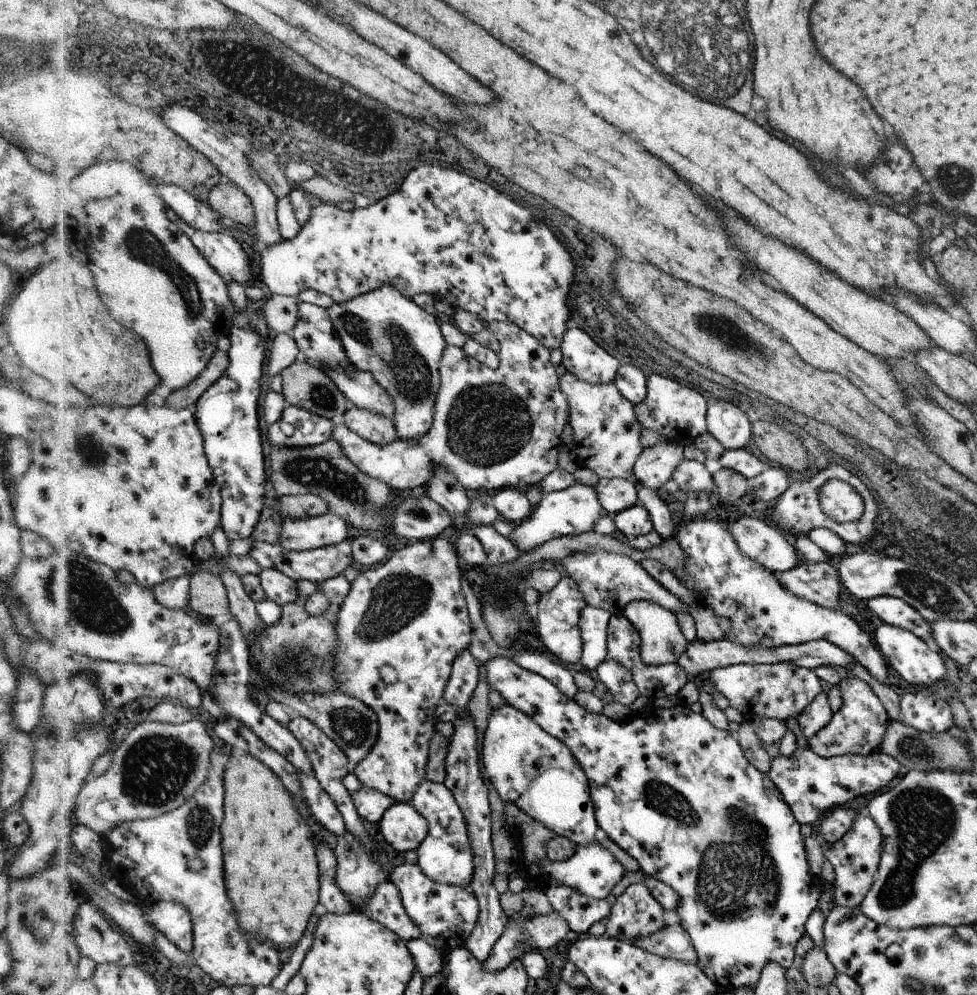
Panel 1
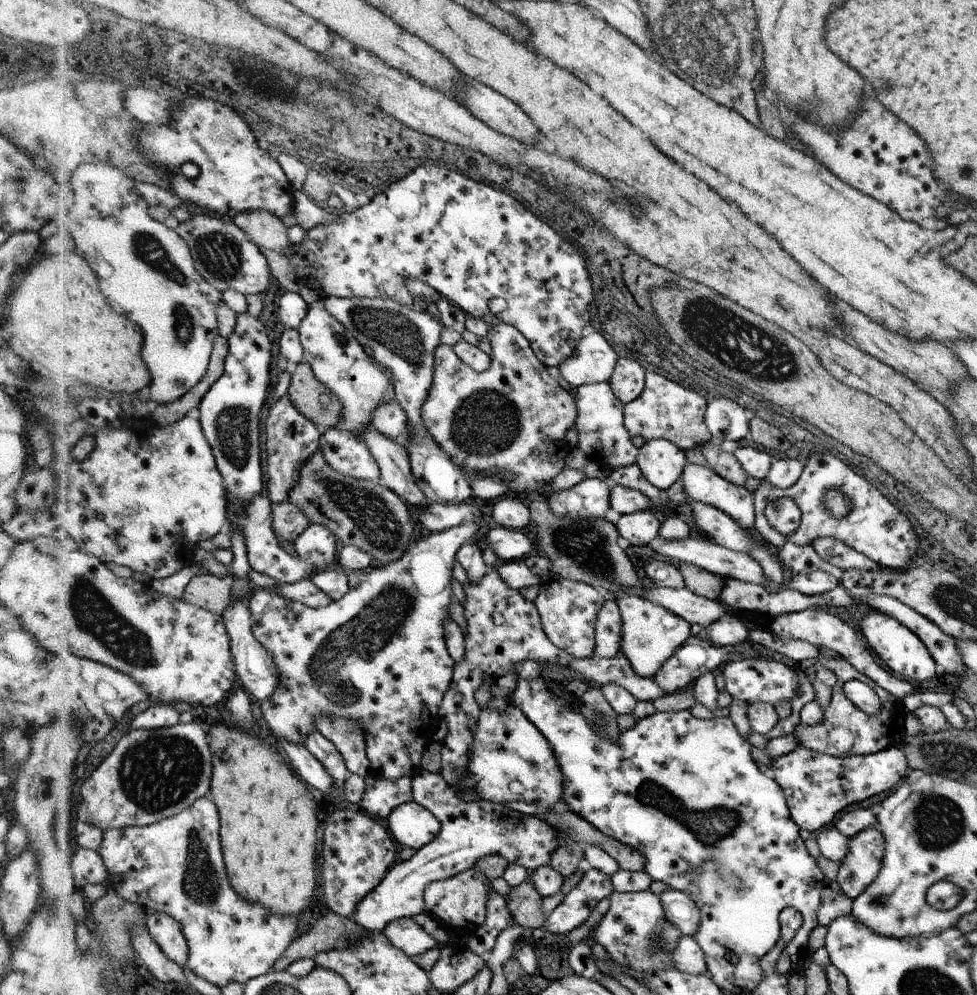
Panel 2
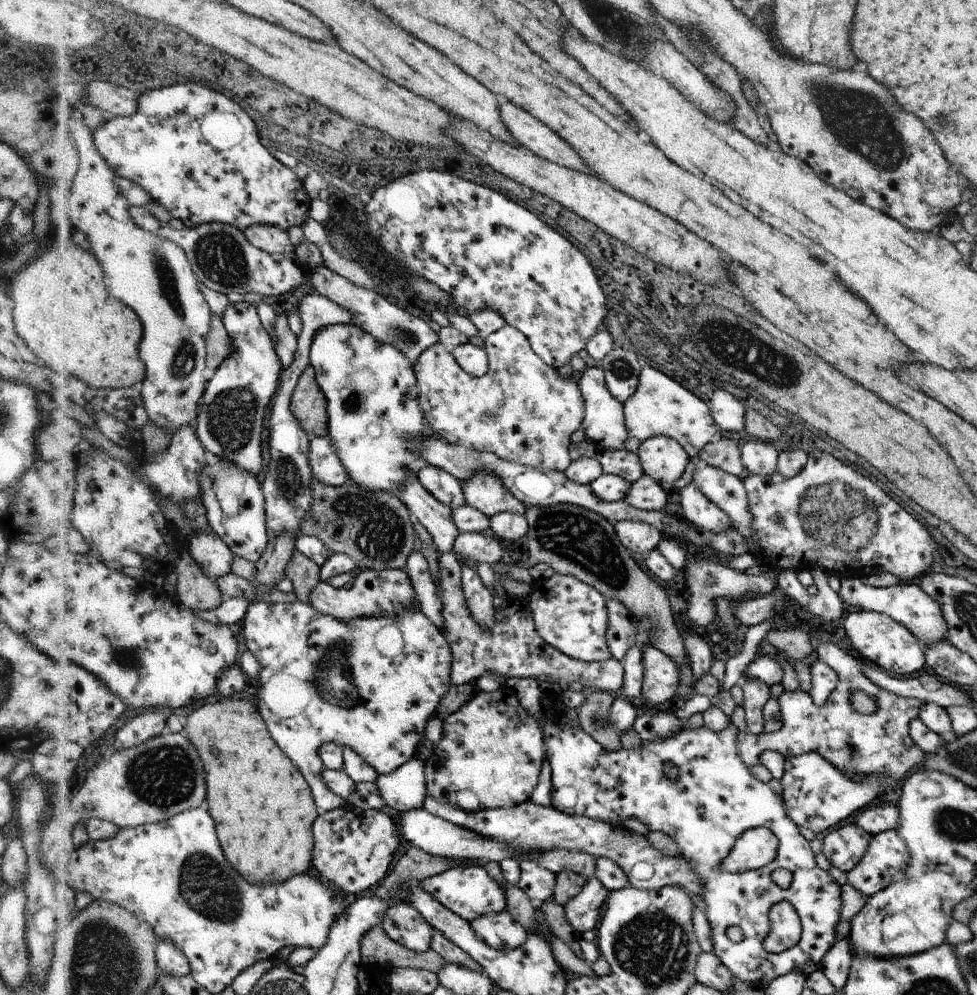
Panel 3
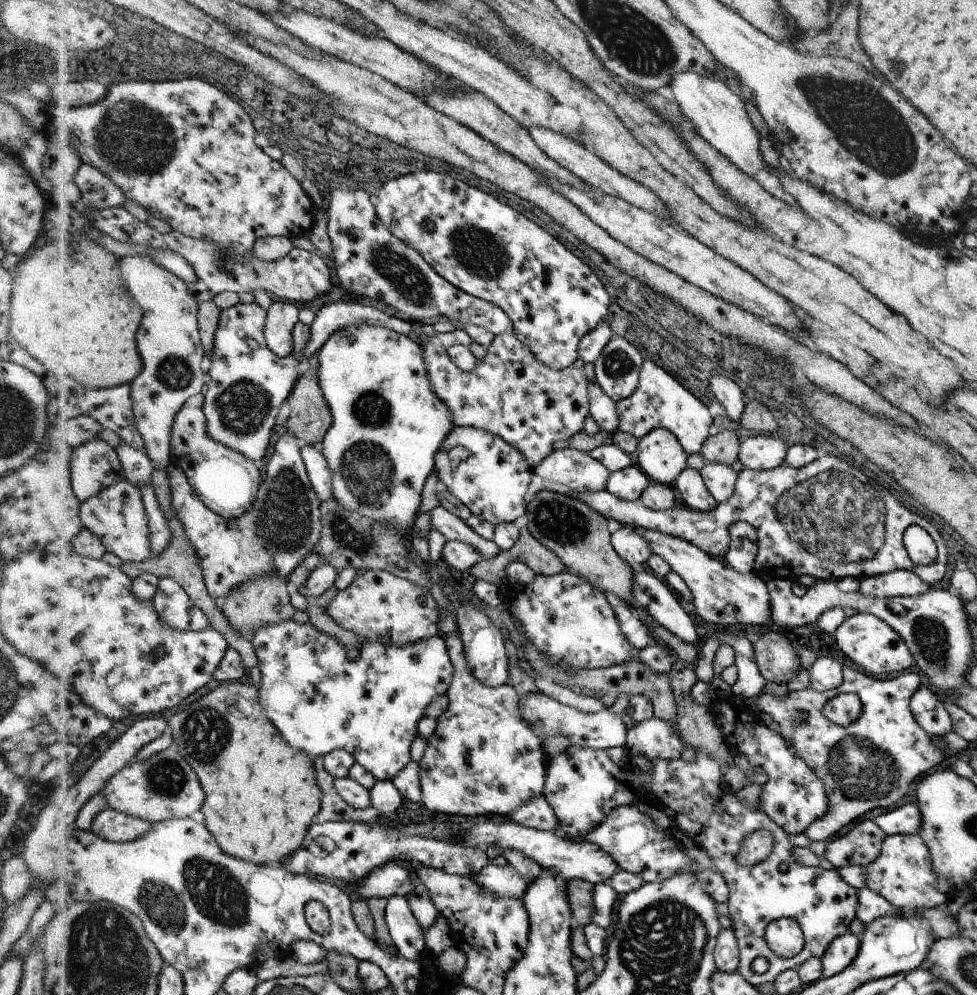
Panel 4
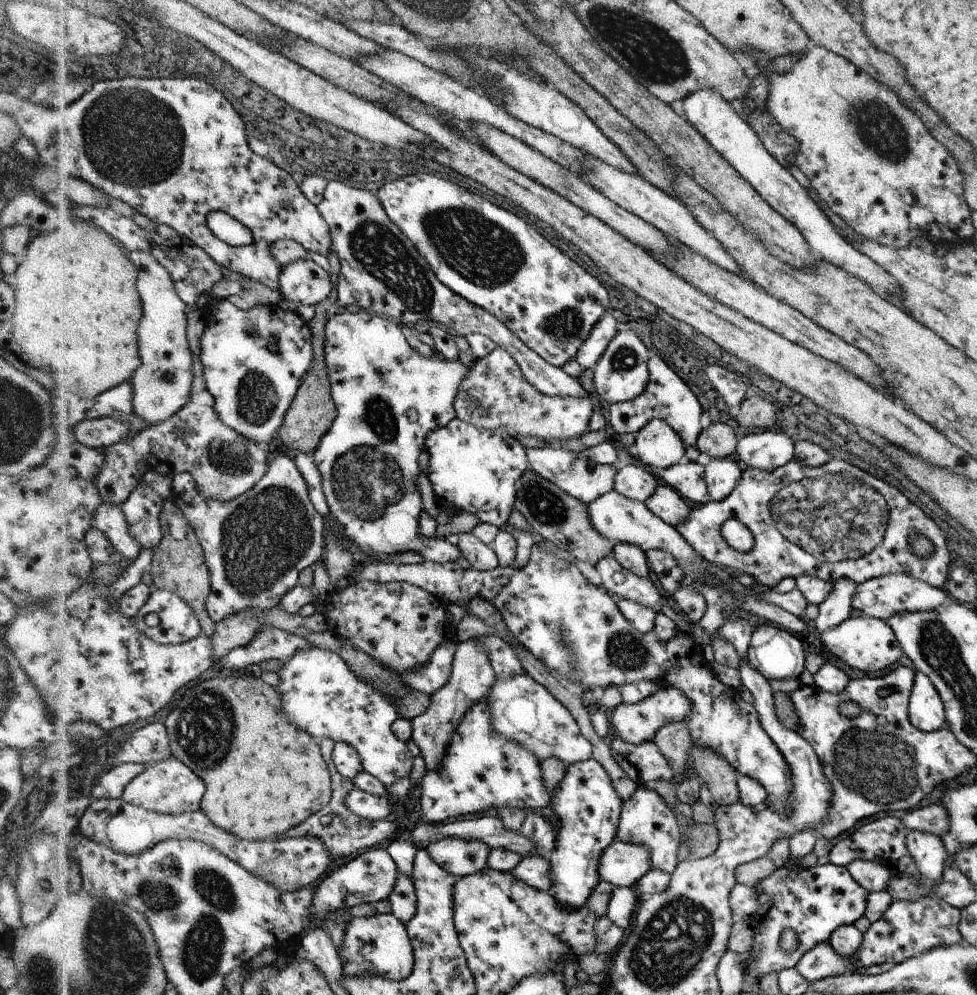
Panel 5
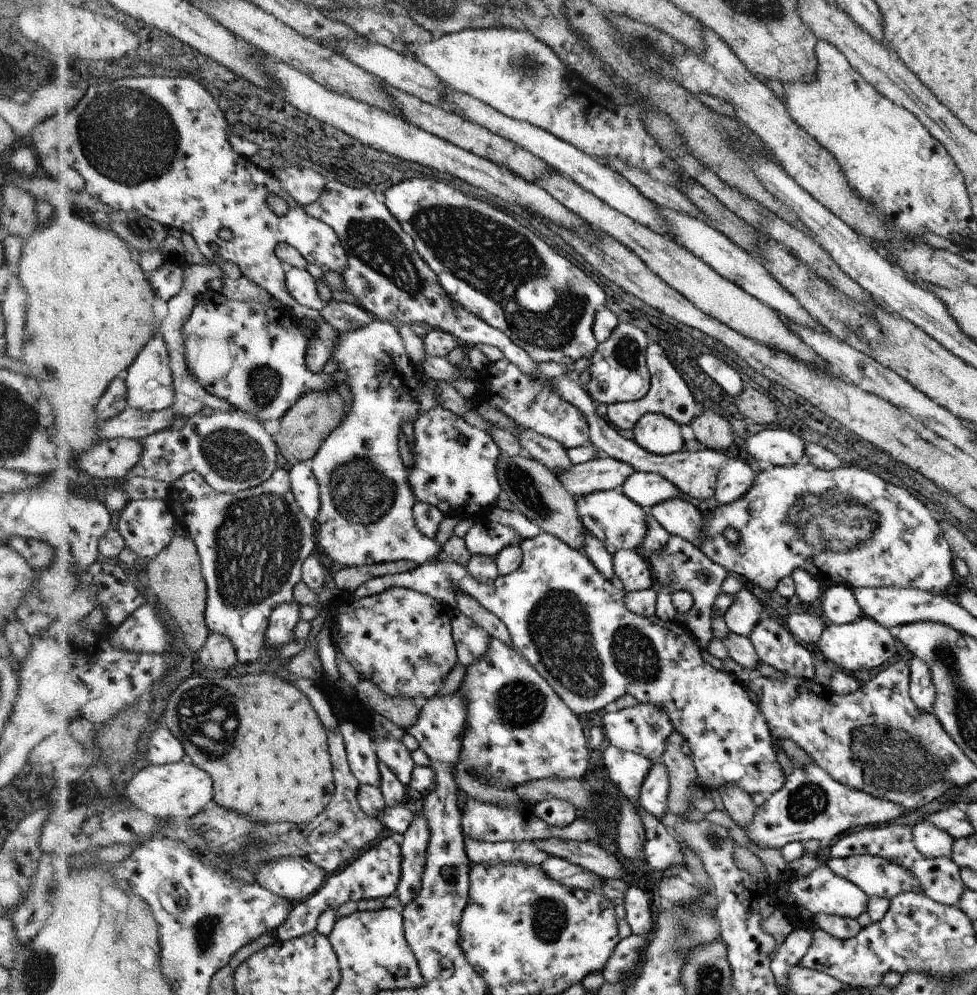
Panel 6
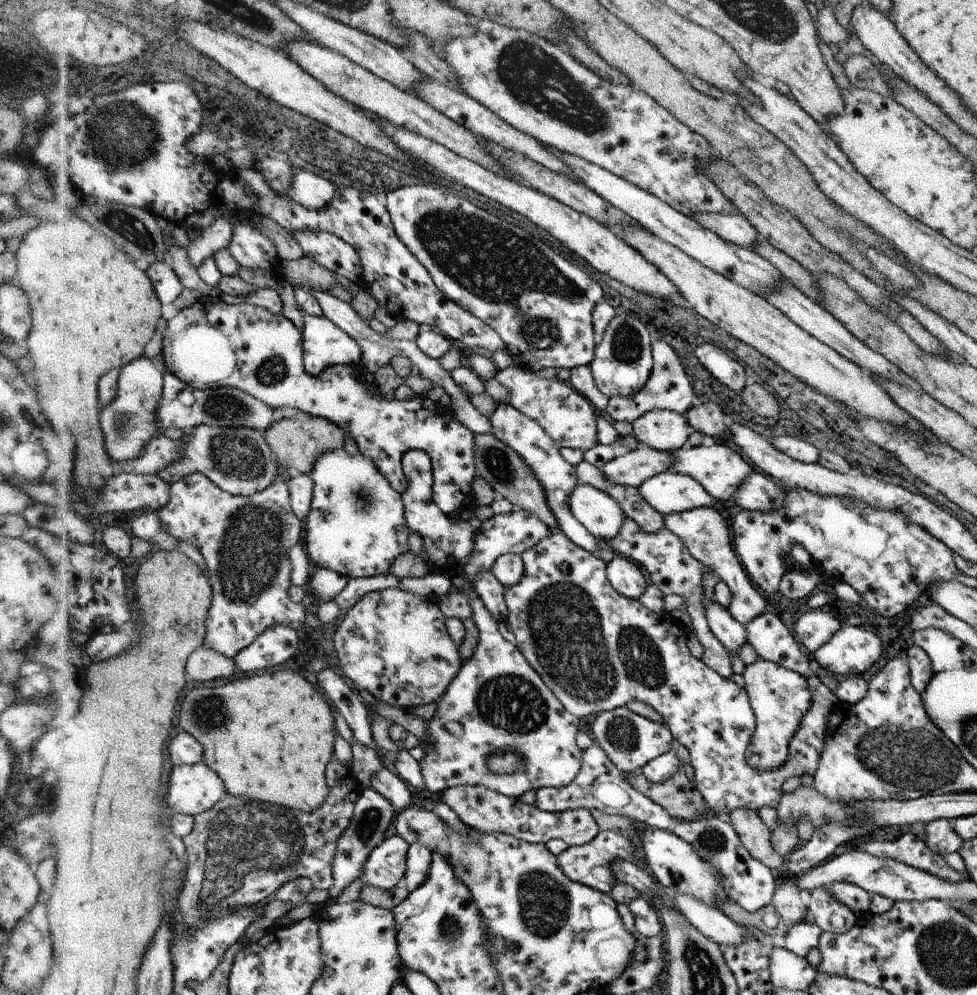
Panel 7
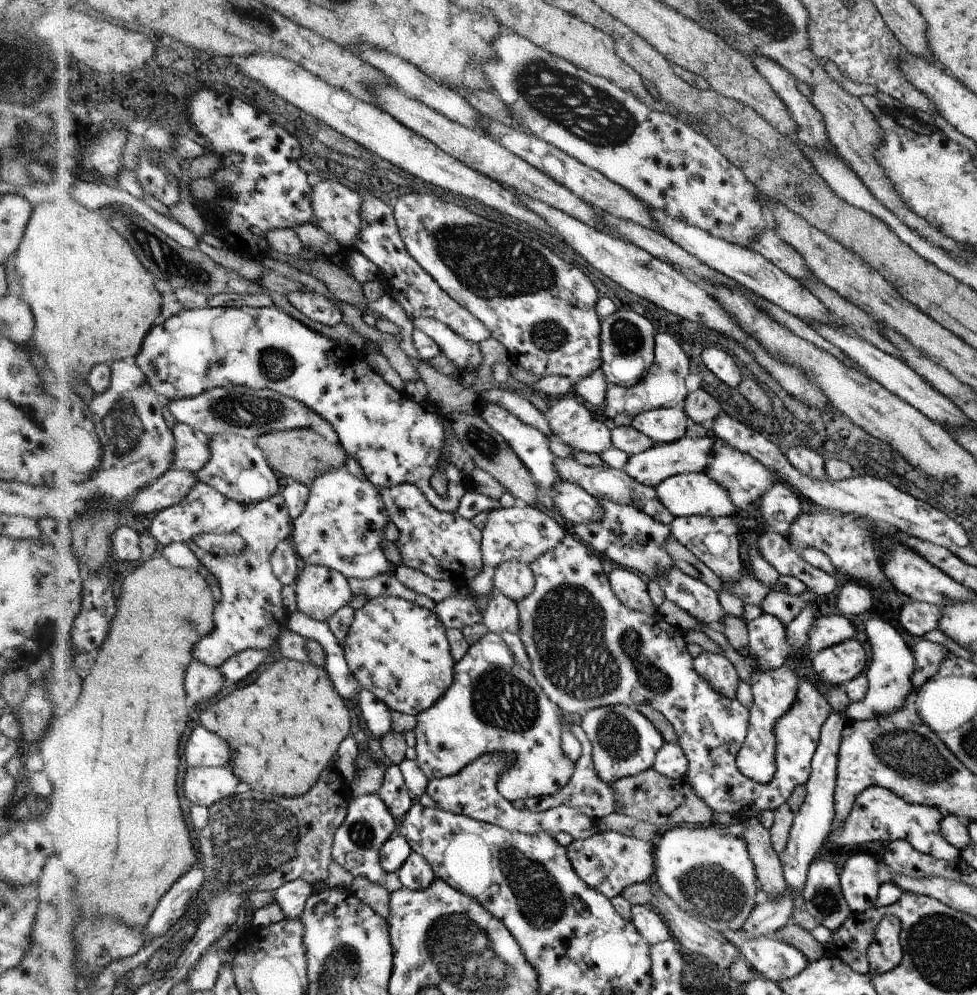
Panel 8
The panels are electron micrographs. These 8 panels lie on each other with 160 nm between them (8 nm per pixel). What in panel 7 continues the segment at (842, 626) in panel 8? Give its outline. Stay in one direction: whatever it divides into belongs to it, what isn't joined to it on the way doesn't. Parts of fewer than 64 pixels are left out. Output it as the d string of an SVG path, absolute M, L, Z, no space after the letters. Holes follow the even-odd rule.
M810 610L794 624L794 635L798 636L802 645L814 653L832 638L834 632L840 630L842 624L829 612Z

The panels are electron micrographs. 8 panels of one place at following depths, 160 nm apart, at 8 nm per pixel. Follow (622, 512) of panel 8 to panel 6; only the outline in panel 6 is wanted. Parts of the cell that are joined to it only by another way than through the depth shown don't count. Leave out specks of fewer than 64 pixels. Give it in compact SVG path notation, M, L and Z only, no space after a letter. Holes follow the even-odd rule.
M670 535L667 543L657 555L655 552L647 551L642 546L642 543L635 550L644 556L646 560L649 558L647 561L651 562L657 581L662 584L660 592L664 592L670 596L679 590L684 590L684 592L692 594L693 605L687 612L684 622L694 632L694 638L698 640L698 646L706 650L708 644L714 638L711 623L713 608L710 608L710 606L714 606L714 601L721 594L720 585L728 576L728 572L723 566L712 562L698 547L676 535Z

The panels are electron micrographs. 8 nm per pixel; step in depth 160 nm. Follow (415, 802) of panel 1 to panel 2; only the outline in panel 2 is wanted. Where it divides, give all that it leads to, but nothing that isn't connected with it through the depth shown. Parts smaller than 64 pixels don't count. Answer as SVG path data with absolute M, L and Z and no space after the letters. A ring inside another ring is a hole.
M420 768L414 774L413 800L424 808L429 809L441 821L441 831L432 842L429 842L425 847L419 848L409 860L392 866L382 879L382 882L374 890L366 894L356 905L352 920L370 933L382 933L383 928L388 926L389 923L404 917L415 917L424 912L424 890L430 883L449 879L451 876L461 874L466 869L476 867L475 862L483 856L498 855L505 858L510 864L519 864L527 870L535 870L538 867L548 865L552 859L553 852L563 844L559 837L559 832L554 831L555 828L553 826L550 826L538 816L520 813L504 803L484 803L482 800L465 801L443 779L440 772L431 773L424 768Z

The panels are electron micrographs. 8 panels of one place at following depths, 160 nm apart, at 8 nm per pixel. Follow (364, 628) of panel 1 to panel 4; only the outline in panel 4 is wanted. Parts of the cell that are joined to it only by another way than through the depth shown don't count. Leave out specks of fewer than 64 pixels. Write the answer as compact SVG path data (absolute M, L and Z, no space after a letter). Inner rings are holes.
M292 620L264 627L255 634L255 638L250 642L250 645L256 647L256 650L253 651L256 652L261 662L259 667L263 676L263 681L260 684L262 704L266 712L268 712L270 720L273 720L274 724L278 724L278 728L282 731L286 740L293 747L299 748L299 751L306 752L314 760L318 760L320 756L328 755L334 749L347 750L354 757L355 762L360 764L363 769L370 771L370 774L373 774L378 781L391 781L396 778L398 772L404 767L414 762L410 750L412 750L412 742L421 736L418 732L419 722L422 718L425 718L426 708L433 702L434 698L438 695L446 694L449 690L449 684L453 682L453 661L448 653L448 645L442 636L430 637L417 643L400 647L366 639L363 640L360 654L354 659L348 656L348 649L336 638L318 630L310 622L298 624L298 622Z

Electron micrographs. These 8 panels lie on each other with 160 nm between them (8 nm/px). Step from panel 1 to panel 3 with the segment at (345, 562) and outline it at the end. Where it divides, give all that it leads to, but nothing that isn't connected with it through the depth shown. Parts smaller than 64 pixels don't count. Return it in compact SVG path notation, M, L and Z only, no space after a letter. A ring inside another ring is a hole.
M211 456L210 466L201 476L201 486L205 490L203 503L215 531L234 549L234 552L256 564L263 559L271 538L265 488L258 475L247 471L234 461Z

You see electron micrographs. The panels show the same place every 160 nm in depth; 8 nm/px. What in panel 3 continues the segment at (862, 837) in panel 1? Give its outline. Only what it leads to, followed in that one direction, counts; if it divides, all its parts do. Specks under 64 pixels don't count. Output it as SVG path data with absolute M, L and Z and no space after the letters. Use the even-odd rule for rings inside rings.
M889 830L875 834L864 858L847 872L848 883L871 897L900 878L910 859L906 841L898 832Z

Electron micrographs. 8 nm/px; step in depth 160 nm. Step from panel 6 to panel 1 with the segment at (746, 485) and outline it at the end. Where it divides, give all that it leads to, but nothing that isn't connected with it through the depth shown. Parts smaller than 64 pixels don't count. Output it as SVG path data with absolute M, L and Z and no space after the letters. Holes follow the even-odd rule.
M682 460L674 475L674 482L684 492L716 493L713 475L708 473L704 463L696 460Z

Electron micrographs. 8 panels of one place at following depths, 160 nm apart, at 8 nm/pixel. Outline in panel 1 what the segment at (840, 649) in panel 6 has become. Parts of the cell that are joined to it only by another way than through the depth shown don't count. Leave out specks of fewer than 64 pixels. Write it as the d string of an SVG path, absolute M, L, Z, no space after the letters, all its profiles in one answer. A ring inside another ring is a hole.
M882 623L875 630L874 640L878 644L878 648L882 651L882 656L886 657L887 663L906 682L914 684L914 686L921 686L921 689L929 688L931 690L936 682L946 676L946 666L942 662L942 656L938 652L932 652L930 648L926 648L926 642L922 642L920 637L916 638L913 632Z

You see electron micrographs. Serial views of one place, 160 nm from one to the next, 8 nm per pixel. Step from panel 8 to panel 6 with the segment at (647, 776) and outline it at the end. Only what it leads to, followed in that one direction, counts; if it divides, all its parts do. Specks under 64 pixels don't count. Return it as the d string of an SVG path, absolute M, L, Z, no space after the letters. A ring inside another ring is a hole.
M674 730L668 737L666 750L660 761L667 766L669 774L667 810L685 816L692 808L688 786L692 780L697 780L697 770L690 747L679 732Z

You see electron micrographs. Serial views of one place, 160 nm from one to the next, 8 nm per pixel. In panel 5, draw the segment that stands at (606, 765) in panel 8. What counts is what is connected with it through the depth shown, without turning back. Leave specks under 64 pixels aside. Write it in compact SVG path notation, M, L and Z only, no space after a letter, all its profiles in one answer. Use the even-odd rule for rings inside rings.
M659 688L654 694L647 696L637 703L620 703L609 712L609 720L612 728L615 728L617 736L624 742L639 745L655 739L656 733L670 723L683 721L690 715L692 703L686 694L678 688Z

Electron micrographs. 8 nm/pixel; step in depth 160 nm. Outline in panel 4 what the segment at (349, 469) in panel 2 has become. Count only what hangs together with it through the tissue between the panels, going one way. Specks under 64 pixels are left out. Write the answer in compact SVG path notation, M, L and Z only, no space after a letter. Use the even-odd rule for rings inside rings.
M304 445L302 452L306 461L309 480L320 500L326 502L332 499L332 469L329 468L321 448L313 445Z

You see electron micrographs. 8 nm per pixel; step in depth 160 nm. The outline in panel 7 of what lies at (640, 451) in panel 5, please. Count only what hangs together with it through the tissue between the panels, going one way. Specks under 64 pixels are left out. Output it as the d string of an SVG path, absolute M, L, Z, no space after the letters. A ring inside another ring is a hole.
M666 409L649 411L632 423L633 436L641 447L660 452L676 451L688 440L690 428L686 420L684 415Z

